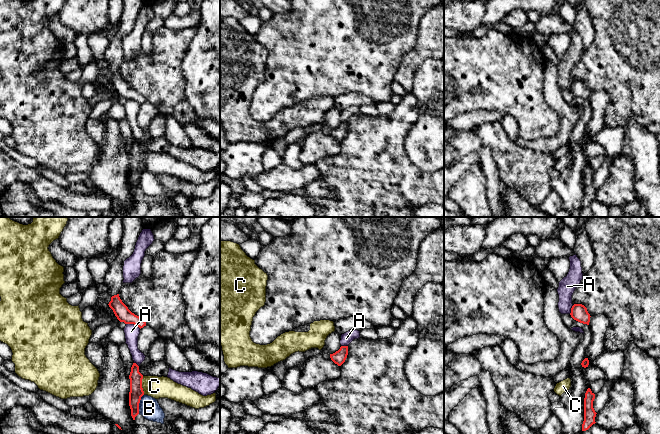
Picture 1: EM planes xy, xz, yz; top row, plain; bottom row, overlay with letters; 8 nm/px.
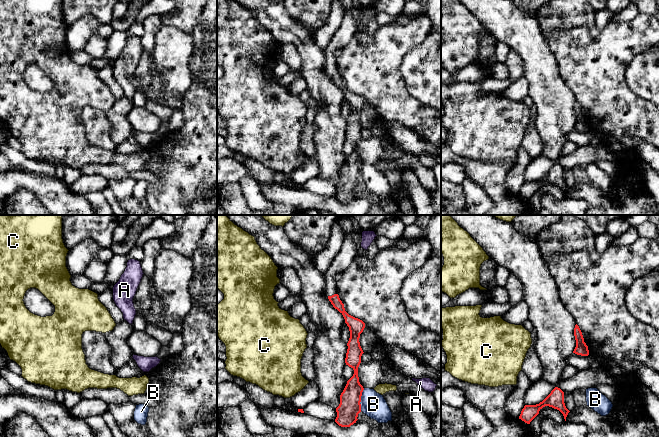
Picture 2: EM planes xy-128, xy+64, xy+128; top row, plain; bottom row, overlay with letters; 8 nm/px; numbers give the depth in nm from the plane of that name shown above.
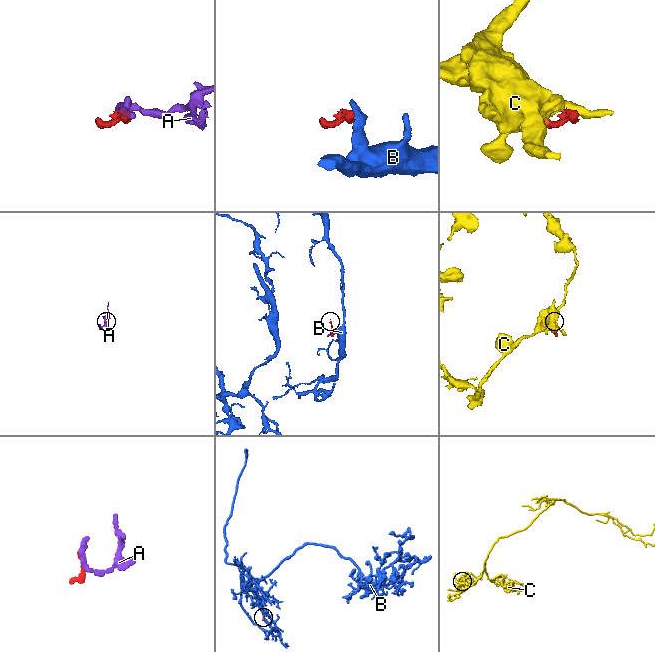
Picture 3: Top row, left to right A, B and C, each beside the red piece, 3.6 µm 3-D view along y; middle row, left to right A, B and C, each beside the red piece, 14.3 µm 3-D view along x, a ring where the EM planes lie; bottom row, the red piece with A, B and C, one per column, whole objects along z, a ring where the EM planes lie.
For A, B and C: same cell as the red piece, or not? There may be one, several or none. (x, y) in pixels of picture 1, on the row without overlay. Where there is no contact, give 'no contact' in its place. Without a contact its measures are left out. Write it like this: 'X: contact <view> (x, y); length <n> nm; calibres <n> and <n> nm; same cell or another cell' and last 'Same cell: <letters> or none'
A: contact xy (133, 99); length 130 nm; calibres 120 and 120 nm; another cell
B: contact xy (138, 180); length 170 nm; calibres 110 and 170 nm; another cell
C: contact xy (141, 161); length 150 nm; calibres 110 and 180 nm; another cell
Same cell: none

